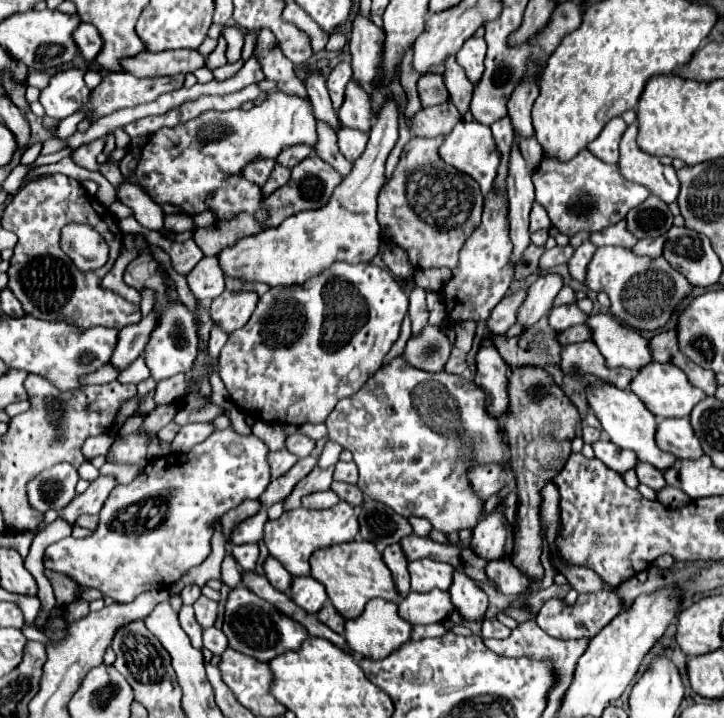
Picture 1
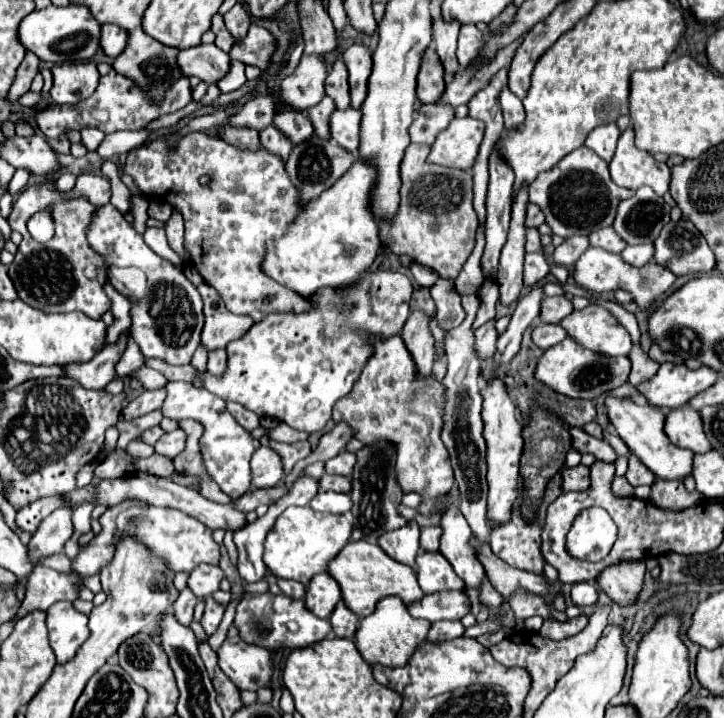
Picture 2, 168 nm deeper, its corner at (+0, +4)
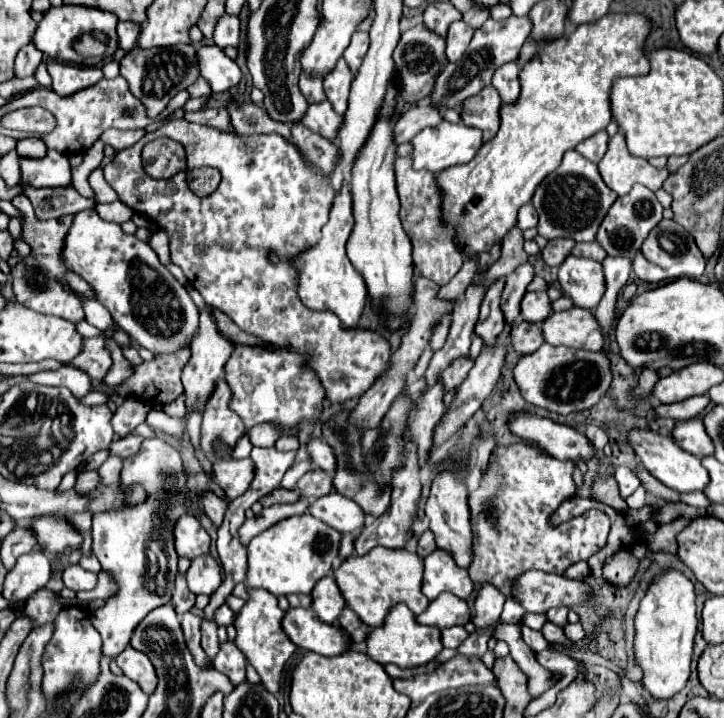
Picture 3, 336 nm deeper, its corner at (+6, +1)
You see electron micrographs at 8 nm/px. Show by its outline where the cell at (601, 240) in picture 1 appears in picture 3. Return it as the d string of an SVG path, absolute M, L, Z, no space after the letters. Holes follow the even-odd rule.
M592 241L592 243L576 243L574 245L574 249L570 251L572 255L582 255L582 257L590 257L590 259L594 259L594 261L604 261L604 257L606 257L606 253L604 253L604 249L596 243L596 241Z

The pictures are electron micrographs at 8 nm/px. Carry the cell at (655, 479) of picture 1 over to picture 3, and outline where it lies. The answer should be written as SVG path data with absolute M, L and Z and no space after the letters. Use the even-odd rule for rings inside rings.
M616 467L614 479L616 479L616 483L618 483L620 497L624 497L624 499L626 499L628 495L632 495L632 493L640 487L640 481L638 481L636 473L630 471L628 467Z

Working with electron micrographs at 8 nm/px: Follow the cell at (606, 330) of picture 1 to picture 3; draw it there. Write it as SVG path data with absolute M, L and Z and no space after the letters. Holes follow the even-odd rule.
M570 307L560 313L552 313L542 321L544 341L548 345L564 345L572 349L600 351L602 329L592 311Z

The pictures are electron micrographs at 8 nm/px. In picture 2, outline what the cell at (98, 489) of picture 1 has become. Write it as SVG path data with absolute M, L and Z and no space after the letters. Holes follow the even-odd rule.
M64 504L62 508L54 510L50 516L46 516L38 530L34 532L30 544L28 544L28 554L32 564L38 562L38 558L62 552L64 544L72 538L74 534L74 524L72 524L72 512L74 508L70 504Z

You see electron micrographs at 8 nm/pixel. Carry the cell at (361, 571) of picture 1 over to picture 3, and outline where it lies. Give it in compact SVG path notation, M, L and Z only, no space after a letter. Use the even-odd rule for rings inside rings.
M376 547L370 553L362 557L348 557L336 571L336 583L352 611L370 627L380 627L384 623L384 617L396 603L408 605L408 609L414 615L420 615L428 605L430 599L424 597L420 591L422 585L422 557L418 553L406 551L406 549L386 549Z

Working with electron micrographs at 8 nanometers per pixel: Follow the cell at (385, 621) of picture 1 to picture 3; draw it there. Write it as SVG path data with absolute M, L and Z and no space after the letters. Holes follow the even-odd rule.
M402 603L402 605L396 605L384 625L380 627L374 627L370 629L368 633L368 639L366 639L366 653L370 659L378 661L380 665L388 665L388 663L394 663L398 665L400 669L408 669L408 667L420 667L420 665L426 665L430 661L436 659L436 655L444 649L442 641L440 641L440 629L436 627L426 627L426 625L420 625L414 617L414 613Z

